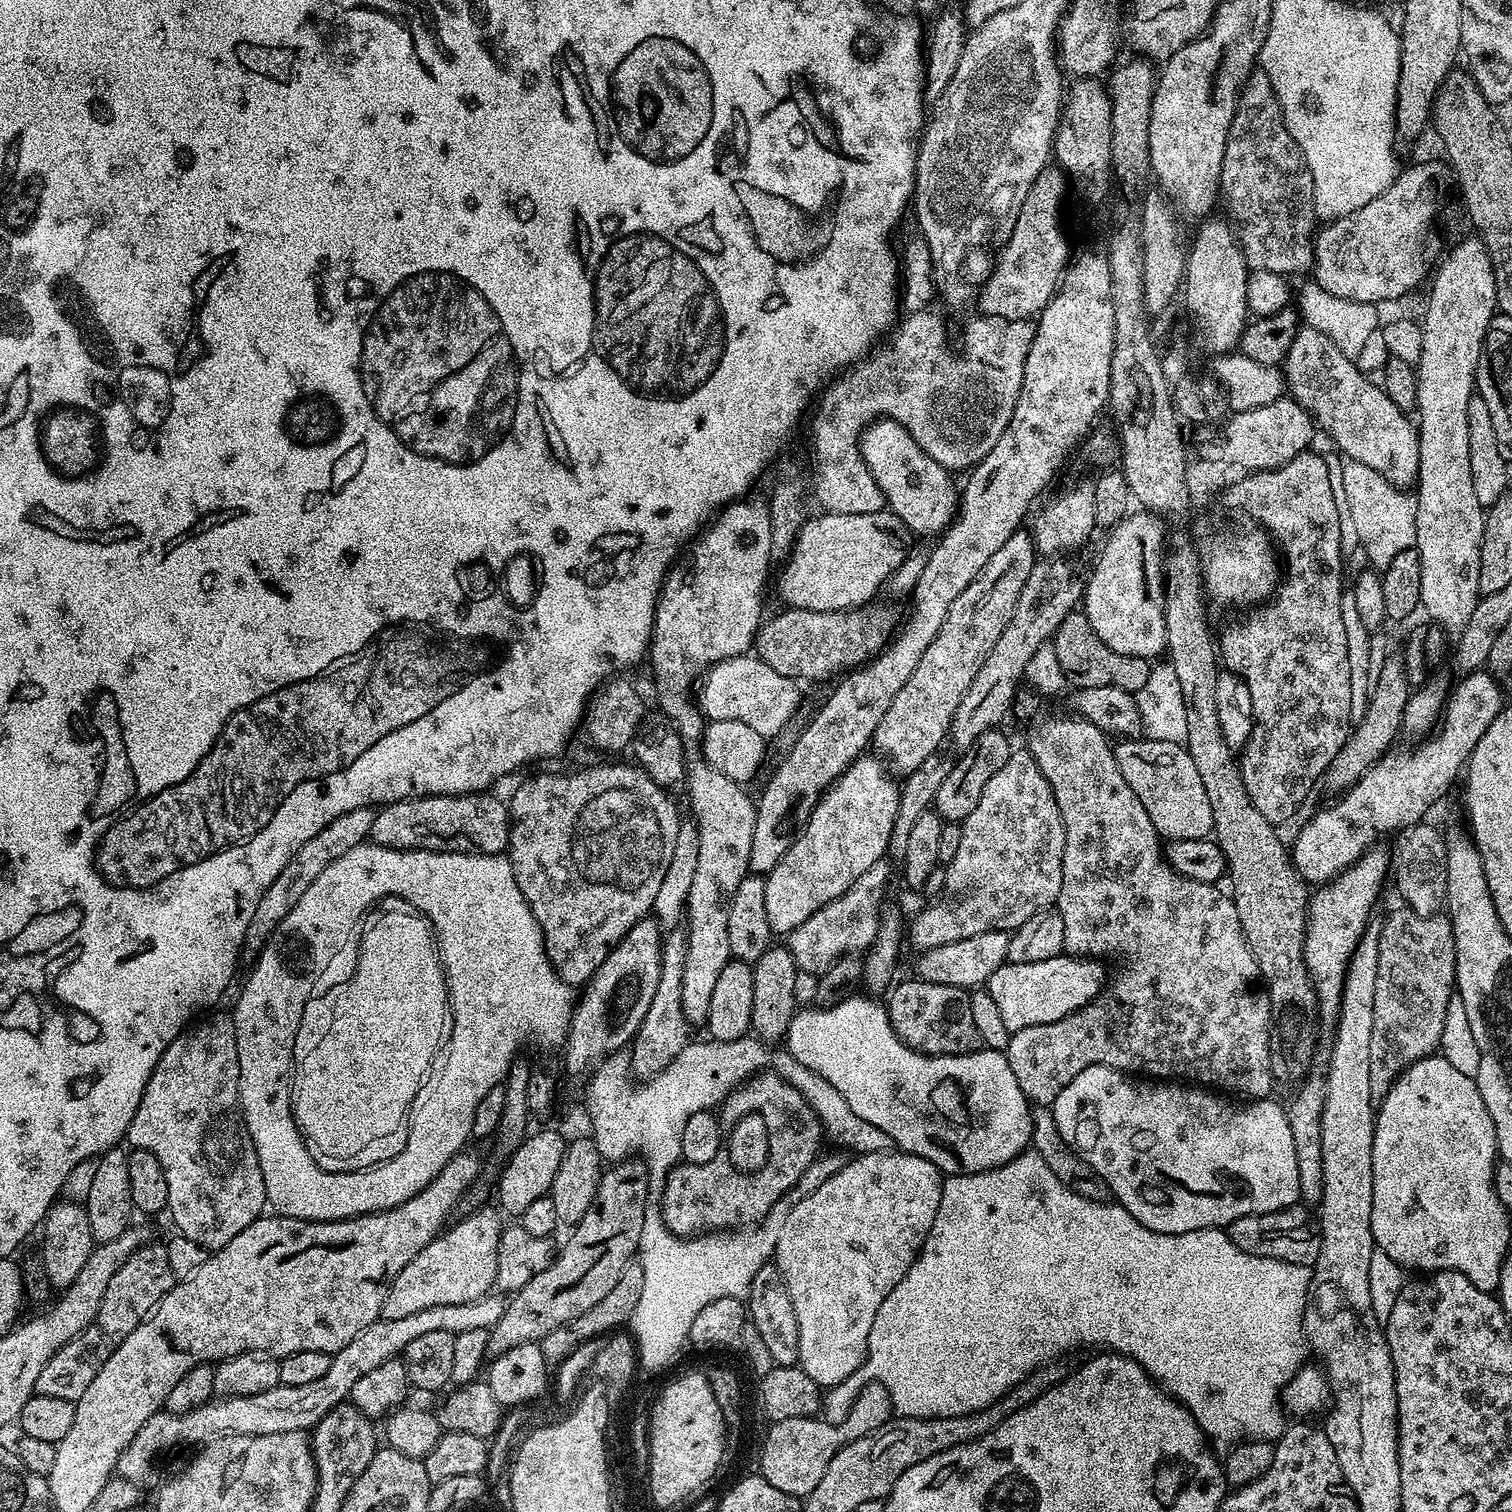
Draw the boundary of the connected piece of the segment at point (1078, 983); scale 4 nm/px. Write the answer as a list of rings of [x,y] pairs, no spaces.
[[[1067,954],[1046,958],[1046,962],[1006,962],[990,974],[986,991],[990,998],[994,998],[998,1011],[1006,1021],[1006,1030],[1011,1034],[1026,1026],[1046,1026],[1050,1022],[1058,1022],[1089,1004],[1106,987],[1103,966],[1099,959],[1077,958]]]

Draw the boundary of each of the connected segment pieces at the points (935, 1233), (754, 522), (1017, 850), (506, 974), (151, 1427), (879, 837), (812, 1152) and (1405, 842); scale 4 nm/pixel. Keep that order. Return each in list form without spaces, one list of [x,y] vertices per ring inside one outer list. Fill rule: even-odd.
[[[1025,1150],[1001,1168],[971,1172],[965,1176],[948,1176],[945,1179],[942,1202],[938,1202],[938,1214],[934,1214],[934,1226],[930,1226],[930,1234],[922,1250],[916,1255],[916,1261],[912,1263],[902,1282],[898,1282],[898,1286],[894,1286],[894,1290],[886,1294],[886,1302],[878,1306],[874,1326],[870,1326],[867,1358],[858,1370],[854,1370],[854,1374],[850,1374],[850,1378],[838,1382],[823,1393],[822,1416],[831,1424],[841,1424],[857,1407],[856,1399],[859,1396],[861,1399],[866,1382],[886,1386],[893,1409],[900,1416],[919,1420],[968,1416],[971,1412],[980,1412],[983,1408],[989,1408],[996,1400],[1001,1400],[1014,1385],[1022,1383],[1041,1364],[1050,1364],[1053,1360],[1067,1357],[1067,1352],[1072,1352],[1075,1348],[1096,1348],[1092,1350],[1111,1350],[1138,1362],[1168,1395],[1187,1408],[1209,1441],[1217,1445],[1224,1444],[1223,1446],[1239,1444],[1249,1438],[1275,1442],[1286,1427],[1286,1413],[1280,1405],[1283,1390],[1290,1378],[1294,1378],[1294,1374],[1298,1374],[1298,1370],[1306,1364],[1304,1307],[1308,1301],[1308,1286],[1312,1284],[1312,1274],[1313,1269],[1306,1264],[1291,1264],[1278,1258],[1246,1254],[1238,1250],[1238,1246],[1234,1246],[1227,1231],[1219,1228],[1203,1228],[1186,1234],[1162,1234],[1150,1230],[1142,1226],[1142,1222],[1138,1222],[1138,1218],[1134,1218],[1134,1214],[1130,1214],[1120,1204],[1082,1198],[1082,1194],[1061,1182],[1058,1174],[1054,1174],[1054,1170],[1050,1170],[1050,1166],[1042,1162],[1035,1150]]]
[[[741,498],[725,504],[714,519],[691,541],[688,556],[681,555],[668,570],[660,596],[656,599],[656,617],[652,627],[650,660],[656,667],[656,692],[660,695],[659,711],[679,732],[685,757],[697,755],[704,739],[706,717],[688,691],[718,662],[745,655],[755,645],[764,612],[764,587],[768,584],[770,550],[769,501]]]
[[[1027,750],[1013,751],[1006,766],[1002,766],[1002,770],[998,770],[998,774],[994,774],[994,778],[990,778],[990,782],[986,782],[986,790],[982,790],[982,798],[978,798],[978,806],[974,806],[974,810],[970,810],[968,817],[960,824],[960,829],[962,830],[962,842],[958,846],[958,854],[954,854],[952,861],[945,867],[944,888],[931,901],[933,904],[929,908],[922,909],[913,920],[910,920],[906,936],[907,939],[908,936],[912,939],[917,953],[929,952],[938,946],[946,946],[950,942],[962,942],[962,938],[974,938],[974,934],[986,934],[987,932],[1011,934],[1018,926],[1022,926],[1022,922],[1026,922],[1026,918],[1034,918],[1034,914],[1038,914],[1044,908],[1052,908],[1060,896],[1062,890],[1062,854],[1064,853],[1062,814],[1058,810],[1054,790],[1050,790],[1050,782],[1046,782],[1046,774],[1042,774],[1042,770],[1038,770],[1038,762]]]
[[[365,842],[365,843],[363,843],[363,844],[359,844],[359,845],[358,845],[358,846],[354,846],[354,850],[346,850],[346,854],[342,854],[342,858],[334,858],[334,862],[330,862],[330,866],[326,866],[326,870],[322,870],[322,874],[318,874],[318,878],[314,878],[314,882],[313,882],[313,883],[312,883],[312,884],[311,884],[311,885],[310,885],[310,887],[309,887],[309,888],[307,888],[307,890],[306,890],[306,894],[302,894],[302,898],[298,898],[298,902],[297,902],[297,903],[296,903],[296,904],[295,904],[295,906],[294,906],[294,910],[290,910],[290,914],[286,914],[286,918],[282,918],[282,922],[281,922],[281,923],[280,923],[280,924],[277,924],[277,926],[276,926],[276,928],[275,928],[275,930],[274,930],[274,931],[273,931],[273,932],[272,932],[272,937],[271,937],[271,938],[269,938],[269,939],[268,939],[268,942],[267,942],[267,944],[265,944],[265,946],[264,946],[264,948],[263,948],[263,949],[262,949],[262,950],[261,950],[261,952],[260,952],[260,953],[258,953],[258,955],[257,955],[257,956],[256,956],[256,957],[255,957],[255,960],[256,960],[256,965],[254,965],[254,966],[253,966],[253,968],[252,968],[252,973],[250,973],[250,974],[249,974],[249,976],[248,976],[248,981],[246,981],[246,982],[245,982],[245,984],[244,984],[244,985],[242,985],[242,986],[241,986],[241,988],[240,988],[240,997],[238,997],[238,998],[237,998],[237,1000],[236,1000],[236,1012],[235,1012],[235,1011],[233,1011],[233,1012],[232,1012],[232,1013],[231,1013],[231,1018],[232,1018],[232,1020],[233,1020],[233,1021],[234,1021],[234,1022],[235,1022],[235,1023],[236,1023],[236,1045],[237,1045],[237,1046],[238,1046],[238,1070],[239,1070],[239,1071],[240,1071],[240,1110],[241,1110],[241,1112],[243,1112],[243,1113],[244,1113],[244,1124],[245,1124],[245,1126],[247,1126],[247,1127],[248,1127],[248,1133],[249,1133],[249,1134],[250,1134],[250,1138],[251,1138],[251,1139],[252,1139],[252,1141],[253,1141],[253,1142],[254,1142],[254,1150],[255,1150],[255,1151],[256,1151],[256,1153],[257,1153],[257,1154],[258,1154],[258,1162],[259,1162],[259,1163],[260,1163],[260,1165],[261,1165],[261,1166],[262,1166],[262,1182],[263,1182],[263,1183],[264,1183],[264,1185],[265,1185],[265,1186],[266,1186],[266,1198],[267,1198],[267,1199],[268,1199],[268,1204],[269,1204],[269,1205],[270,1205],[270,1208],[271,1208],[271,1211],[272,1211],[272,1212],[273,1212],[273,1213],[275,1213],[275,1215],[277,1215],[277,1216],[289,1216],[289,1217],[290,1217],[290,1218],[294,1218],[294,1219],[295,1219],[295,1220],[348,1220],[348,1219],[350,1219],[350,1218],[351,1218],[351,1216],[369,1216],[369,1214],[371,1214],[371,1213],[372,1213],[372,1212],[385,1212],[385,1211],[386,1211],[386,1210],[390,1210],[390,1209],[391,1209],[391,1208],[393,1208],[393,1207],[394,1207],[394,1206],[402,1206],[402,1202],[406,1202],[406,1201],[407,1201],[407,1200],[409,1200],[409,1199],[410,1199],[410,1198],[414,1198],[414,1194],[416,1194],[416,1193],[418,1193],[418,1192],[421,1192],[421,1190],[422,1190],[422,1189],[424,1189],[424,1188],[425,1188],[425,1187],[426,1187],[426,1186],[430,1186],[430,1182],[434,1182],[434,1178],[438,1178],[438,1174],[439,1174],[439,1173],[440,1173],[440,1171],[441,1171],[441,1170],[442,1170],[442,1166],[446,1166],[446,1162],[450,1162],[450,1158],[454,1158],[454,1157],[455,1157],[455,1156],[456,1156],[456,1155],[458,1155],[458,1153],[459,1153],[459,1152],[462,1152],[462,1151],[465,1151],[465,1148],[466,1148],[466,1145],[467,1145],[467,1144],[464,1144],[464,1143],[466,1143],[466,1142],[467,1142],[467,1140],[469,1140],[469,1141],[471,1141],[471,1140],[472,1140],[472,1139],[473,1139],[473,1135],[472,1135],[472,1127],[473,1127],[473,1126],[474,1126],[474,1110],[478,1110],[478,1102],[482,1102],[482,1098],[486,1098],[486,1094],[490,1094],[490,1090],[494,1090],[494,1089],[495,1089],[495,1088],[498,1088],[498,1087],[501,1087],[501,1085],[503,1085],[503,1084],[504,1084],[504,1083],[505,1083],[505,1080],[506,1080],[506,1077],[507,1077],[507,1075],[508,1075],[508,1071],[509,1071],[509,1070],[510,1070],[510,1066],[511,1066],[511,1065],[512,1065],[512,1062],[513,1062],[513,1060],[515,1060],[515,1059],[517,1059],[517,1056],[518,1056],[518,1053],[519,1053],[519,1052],[516,1052],[516,1051],[518,1051],[518,1050],[519,1050],[519,1048],[520,1048],[520,1047],[522,1047],[522,1046],[523,1046],[523,1044],[528,1044],[528,1043],[532,1043],[532,1044],[537,1044],[537,1046],[538,1046],[538,1047],[540,1047],[540,1048],[556,1048],[556,1049],[559,1049],[559,1048],[560,1048],[560,1047],[561,1047],[561,1045],[563,1045],[563,1043],[564,1043],[564,1041],[565,1041],[565,1040],[567,1040],[567,1039],[568,1039],[568,1027],[569,1027],[569,1026],[570,1026],[570,1022],[571,1022],[571,1021],[572,1021],[572,1009],[573,1009],[573,1007],[574,1007],[574,988],[573,988],[573,985],[570,985],[570,984],[568,984],[568,983],[567,983],[567,982],[566,982],[566,981],[565,981],[565,980],[564,980],[564,979],[563,979],[563,978],[562,978],[562,977],[560,977],[560,976],[559,976],[559,975],[558,975],[558,974],[557,974],[557,972],[556,972],[556,971],[555,971],[555,970],[554,970],[554,969],[553,969],[553,968],[552,968],[552,964],[551,964],[551,962],[549,962],[549,961],[548,961],[548,955],[547,955],[547,954],[546,954],[546,950],[545,950],[545,949],[544,949],[544,935],[543,935],[543,934],[542,934],[542,930],[541,930],[541,929],[540,929],[540,927],[539,927],[539,926],[538,926],[538,922],[537,922],[537,921],[536,921],[536,919],[535,919],[535,918],[534,918],[534,914],[533,914],[533,913],[532,913],[532,911],[531,911],[531,910],[530,910],[530,906],[529,906],[529,905],[528,905],[528,903],[526,903],[526,901],[524,901],[524,895],[522,895],[522,894],[521,894],[521,892],[520,892],[520,891],[519,891],[519,890],[518,890],[518,886],[517,886],[517,885],[516,885],[516,879],[515,879],[515,878],[514,878],[514,870],[513,870],[513,869],[512,869],[512,864],[511,864],[511,862],[510,862],[510,861],[508,861],[508,857],[507,857],[507,855],[504,855],[504,854],[501,854],[501,855],[498,855],[498,856],[482,856],[482,855],[480,855],[480,853],[478,853],[478,852],[426,852],[426,851],[423,851],[423,850],[413,850],[413,851],[410,851],[410,852],[400,852],[400,851],[399,851],[399,850],[397,850],[397,849],[396,849],[396,848],[387,848],[387,847],[386,847],[386,846],[378,846],[378,845],[377,845],[377,844],[373,844],[373,843],[371,843],[371,842]],[[387,896],[397,896],[397,898],[398,898],[398,899],[400,899],[400,900],[405,900],[405,902],[406,902],[406,903],[408,903],[408,904],[413,904],[413,906],[414,906],[414,907],[416,907],[416,908],[417,908],[417,910],[418,910],[418,911],[420,911],[420,912],[421,912],[421,914],[422,914],[422,915],[424,915],[424,916],[425,916],[425,917],[424,917],[424,916],[415,916],[415,914],[414,914],[414,913],[412,913],[412,912],[388,912],[388,913],[386,913],[386,914],[385,914],[385,916],[380,916],[380,917],[378,917],[378,918],[377,918],[377,920],[376,920],[376,921],[374,921],[374,922],[373,922],[373,924],[372,924],[372,925],[370,925],[370,926],[369,926],[369,928],[368,928],[368,929],[366,929],[366,930],[365,930],[365,932],[364,932],[364,937],[362,937],[362,938],[361,938],[361,940],[360,940],[360,957],[358,957],[358,958],[357,958],[357,960],[356,960],[356,969],[354,969],[354,970],[353,970],[353,972],[352,972],[352,977],[350,977],[350,978],[349,978],[349,980],[344,980],[344,981],[342,981],[342,982],[341,982],[341,984],[336,984],[336,985],[334,985],[334,986],[333,986],[333,988],[328,988],[328,989],[326,989],[326,990],[325,990],[325,992],[324,992],[324,993],[322,993],[322,994],[321,994],[321,996],[316,996],[316,997],[314,997],[314,998],[313,998],[313,1000],[308,1000],[308,999],[310,999],[310,998],[311,998],[311,996],[312,996],[312,991],[314,991],[314,990],[315,990],[315,988],[316,988],[316,983],[318,983],[318,982],[319,982],[319,980],[320,980],[320,975],[322,975],[322,974],[323,974],[323,972],[324,972],[324,971],[326,971],[326,970],[327,970],[327,968],[328,968],[328,967],[330,967],[330,966],[331,966],[331,964],[332,964],[332,959],[334,959],[334,958],[335,958],[335,956],[336,956],[336,955],[338,955],[338,954],[339,954],[339,952],[340,952],[340,951],[342,951],[342,950],[343,950],[343,948],[344,948],[344,947],[346,947],[346,946],[347,946],[347,944],[348,944],[348,943],[350,943],[350,942],[351,942],[351,940],[352,940],[352,931],[354,931],[354,930],[355,930],[355,928],[356,928],[356,927],[358,927],[358,926],[359,926],[359,924],[360,924],[360,919],[362,919],[362,918],[363,918],[363,916],[364,916],[364,911],[366,911],[366,910],[367,910],[367,908],[368,908],[368,907],[370,907],[370,906],[371,906],[371,904],[372,904],[372,903],[374,903],[374,902],[375,902],[375,900],[384,900],[384,899],[386,899],[386,898],[387,898]],[[427,919],[428,919],[428,920],[429,920],[429,922],[430,922],[430,923],[432,923],[432,924],[433,924],[433,926],[434,926],[434,927],[436,927],[436,940],[437,940],[437,942],[438,942],[438,943],[440,943],[440,956],[439,956],[439,954],[438,954],[438,953],[436,953],[436,940],[435,940],[435,938],[434,938],[434,937],[432,937],[432,928],[431,928],[431,926],[430,926],[430,925],[428,925],[428,920],[427,920]],[[448,996],[449,996],[449,998],[450,998],[450,999],[452,999],[452,1020],[453,1020],[453,1022],[454,1022],[454,1023],[456,1023],[456,1025],[454,1025],[454,1026],[453,1026],[453,1028],[452,1028],[452,1033],[450,1033],[450,1034],[449,1034],[449,1036],[448,1036],[448,1045],[446,1045],[446,1046],[445,1046],[445,1048],[444,1048],[444,1053],[442,1053],[442,1054],[441,1054],[441,1056],[440,1056],[440,1057],[438,1057],[438,1058],[437,1058],[437,1060],[436,1060],[436,1055],[438,1055],[438,1054],[439,1054],[439,1052],[440,1052],[440,1043],[442,1043],[442,1042],[443,1042],[443,1040],[444,1040],[444,1023],[446,1023],[446,1022],[447,1022],[447,1020],[448,1020]]]
[[[489,1294],[481,1300],[464,1302],[458,1306],[430,1306],[430,1310],[418,1310],[418,1314],[410,1314],[406,1318],[381,1318],[370,1322],[366,1330],[358,1330],[342,1350],[331,1353],[330,1370],[322,1374],[315,1382],[302,1386],[286,1386],[279,1384],[277,1388],[266,1390],[262,1394],[250,1396],[225,1396],[213,1398],[200,1408],[190,1410],[186,1414],[174,1414],[163,1410],[156,1412],[134,1434],[134,1442],[122,1450],[116,1463],[119,1479],[129,1480],[138,1485],[152,1472],[152,1463],[163,1452],[171,1448],[180,1448],[183,1444],[203,1445],[205,1442],[221,1440],[224,1436],[261,1436],[262,1434],[286,1434],[287,1432],[303,1432],[315,1428],[334,1406],[345,1403],[351,1397],[354,1386],[364,1375],[370,1374],[382,1362],[397,1359],[407,1349],[414,1338],[434,1330],[446,1330],[452,1333],[462,1330],[492,1329],[502,1318],[506,1300],[503,1295]]]
[[[865,754],[859,760],[855,760],[835,780],[831,788],[824,791],[824,795],[814,806],[803,832],[797,836],[790,850],[786,850],[782,862],[778,862],[778,866],[774,866],[774,870],[767,873],[764,881],[766,918],[773,933],[787,934],[802,926],[802,922],[806,922],[806,918],[810,918],[814,910],[822,910],[826,902],[834,902],[834,898],[850,890],[850,886],[854,886],[854,882],[858,882],[858,878],[862,878],[862,874],[866,874],[866,870],[870,870],[874,862],[885,859],[888,842],[894,830],[894,818],[898,814],[901,785],[897,781],[892,781],[889,769],[875,755],[871,755]]]
[[[761,1070],[739,1084],[726,1097],[718,1115],[720,1122],[744,1122],[744,1140],[750,1142],[750,1158],[758,1158],[758,1172],[764,1174],[756,1174],[754,1180],[738,1180],[732,1176],[732,1172],[726,1174],[722,1168],[724,1154],[721,1152],[716,1155],[718,1174],[714,1176],[708,1174],[705,1164],[677,1164],[664,1180],[658,1207],[664,1225],[681,1238],[699,1237],[705,1229],[719,1234],[759,1225],[777,1207],[776,1203],[807,1174],[808,1167],[820,1152],[824,1128],[815,1110],[808,1105],[806,1098],[802,1098],[797,1088],[771,1070]],[[760,1124],[768,1126],[768,1142],[754,1140],[754,1128],[758,1130]],[[704,1224],[708,1228],[704,1228]]]
[[[1429,822],[1412,824],[1395,837],[1396,849],[1390,852],[1390,872],[1403,903],[1419,916],[1437,915],[1446,904],[1446,846],[1444,832]]]

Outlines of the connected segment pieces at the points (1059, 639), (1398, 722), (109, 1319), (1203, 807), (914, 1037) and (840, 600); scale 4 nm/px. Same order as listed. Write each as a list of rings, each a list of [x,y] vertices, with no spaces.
[[[1083,610],[1066,614],[1050,643],[1054,646],[1054,654],[1058,654],[1058,663],[1067,683],[1076,688],[1118,686],[1135,694],[1142,690],[1142,686],[1146,686],[1146,678],[1150,678],[1152,673],[1153,665],[1145,657],[1118,654],[1118,650],[1110,650],[1110,646],[1106,646],[1106,642],[1094,634],[1088,615]]]
[[[1391,654],[1385,659],[1380,672],[1375,673],[1371,681],[1370,699],[1365,716],[1353,727],[1348,740],[1338,750],[1334,762],[1325,770],[1322,777],[1323,787],[1328,787],[1332,794],[1340,794],[1357,784],[1367,768],[1375,766],[1380,757],[1397,743],[1396,735],[1401,735],[1404,722],[1404,710],[1410,695],[1408,674],[1404,669],[1404,657]]]
[[[146,1242],[122,1266],[118,1266],[118,1274],[110,1278],[110,1286],[106,1286],[106,1294],[102,1294],[102,1306],[96,1315],[96,1324],[109,1341],[119,1342],[126,1339],[143,1320],[152,1315],[152,1311],[160,1305],[162,1298],[177,1283],[176,1276],[170,1270],[170,1261],[166,1258],[164,1244]]]
[[[1124,738],[1115,745],[1114,751],[1118,770],[1122,770],[1122,778],[1126,778],[1130,790],[1134,790],[1134,794],[1138,794],[1138,802],[1142,802],[1146,814],[1150,814],[1150,822],[1154,822],[1154,830],[1161,838],[1165,841],[1181,840],[1182,838],[1207,840],[1213,835],[1214,814],[1210,810],[1210,798],[1206,798],[1206,789],[1202,786],[1198,766],[1194,766],[1194,758],[1190,758],[1184,744],[1147,738]]]
[[[911,979],[901,984],[899,981],[891,989],[887,997],[889,1000],[886,1000],[892,1029],[903,1044],[927,1056],[961,1056],[979,1052],[982,1045],[978,1026],[974,1026],[974,1017],[970,1011],[969,993],[958,986]]]
[[[881,510],[870,514],[834,514],[825,511],[824,516],[813,515],[801,526],[796,544],[780,572],[780,581],[776,588],[785,600],[788,608],[818,610],[819,612],[843,612],[849,608],[859,608],[877,599],[876,591],[883,589],[888,580],[902,566],[910,549],[913,547],[913,533],[893,512]]]

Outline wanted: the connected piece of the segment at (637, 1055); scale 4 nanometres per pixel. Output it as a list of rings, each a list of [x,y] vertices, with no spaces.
[[[683,927],[671,929],[663,937],[660,947],[658,990],[654,990],[650,1010],[646,1010],[646,1018],[642,1018],[642,1026],[636,1031],[636,1039],[630,1046],[632,1071],[637,1077],[655,1076],[690,1042],[690,1025],[682,1010],[682,966],[686,962],[687,945],[688,937]]]

